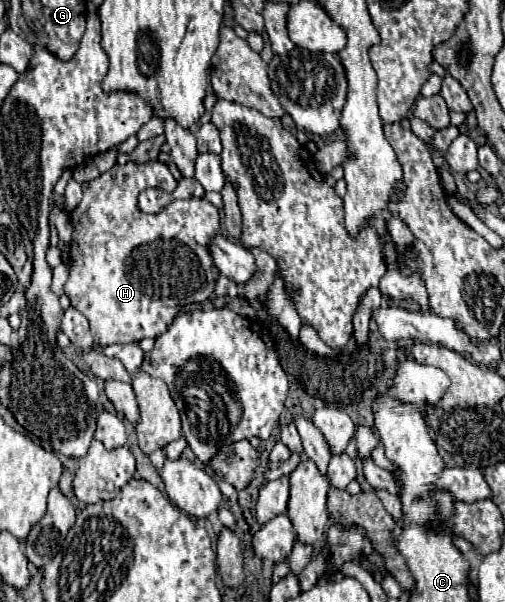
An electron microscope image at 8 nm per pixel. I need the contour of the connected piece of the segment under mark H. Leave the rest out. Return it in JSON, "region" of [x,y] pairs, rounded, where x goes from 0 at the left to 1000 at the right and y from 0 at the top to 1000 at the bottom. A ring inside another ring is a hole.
{"region":[[[230,272],[194,296],[162,306],[162,312],[166,329],[139,355],[143,402],[131,488],[143,508],[174,528],[190,575],[202,578],[214,571],[261,571],[277,568],[281,561],[309,561],[333,545],[333,535],[341,535],[341,528],[364,515],[364,508],[392,508],[424,488],[424,472],[436,452],[428,449],[420,425],[412,422],[412,395],[436,385],[432,346],[400,329],[341,332],[313,355],[269,352],[269,332],[281,316],[317,312],[333,322],[345,319],[349,299],[329,272]]]}

